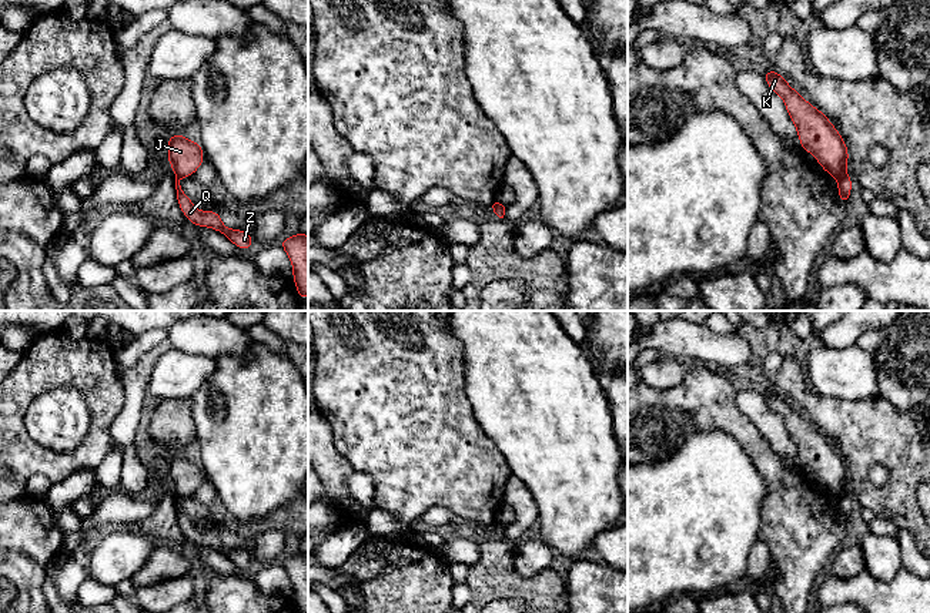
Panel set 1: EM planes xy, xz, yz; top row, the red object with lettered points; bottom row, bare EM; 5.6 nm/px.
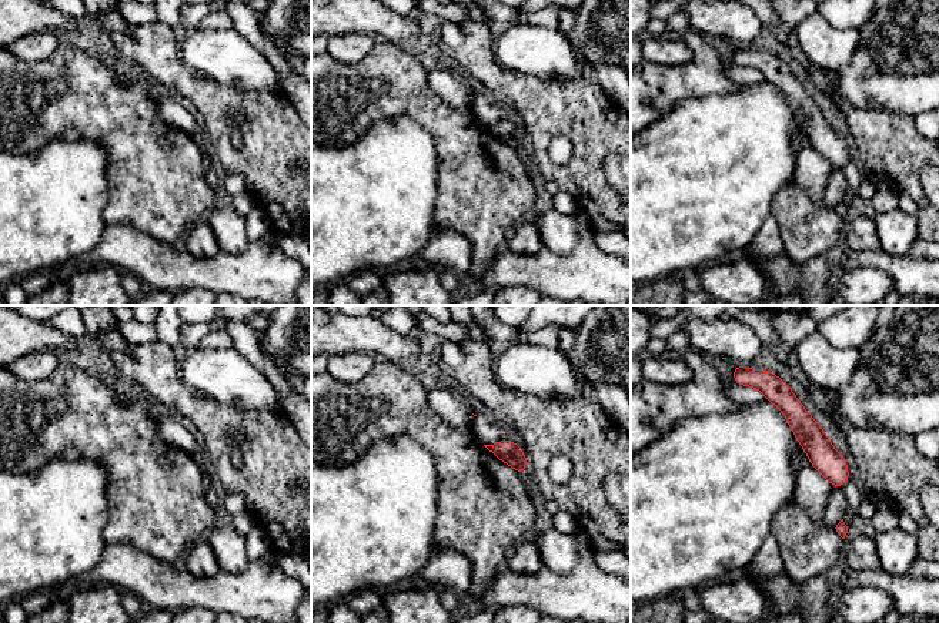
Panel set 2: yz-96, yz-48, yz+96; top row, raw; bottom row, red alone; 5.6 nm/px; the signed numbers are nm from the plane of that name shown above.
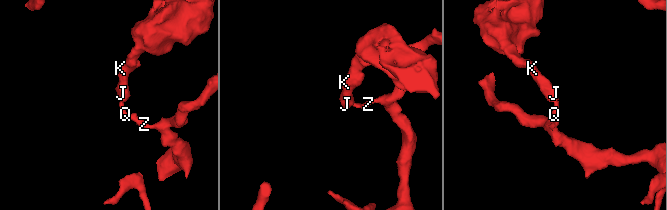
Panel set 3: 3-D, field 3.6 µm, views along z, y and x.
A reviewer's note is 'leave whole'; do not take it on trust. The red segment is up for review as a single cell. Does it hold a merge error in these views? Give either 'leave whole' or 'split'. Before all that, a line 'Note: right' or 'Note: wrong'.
Note: wrong
split

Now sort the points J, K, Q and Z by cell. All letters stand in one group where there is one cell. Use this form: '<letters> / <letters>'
J K / Q Z

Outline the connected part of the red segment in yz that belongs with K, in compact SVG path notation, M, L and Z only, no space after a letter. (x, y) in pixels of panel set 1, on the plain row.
M767 389L762 393L769 408L785 421L802 468L809 470L827 493L834 498L844 495L849 470L839 449L830 443L830 439L820 429L792 408L777 391Z

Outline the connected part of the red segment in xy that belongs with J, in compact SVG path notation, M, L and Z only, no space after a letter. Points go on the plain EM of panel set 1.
M180 452L168 456L167 476L177 498L193 495L204 482L204 472L200 462L190 460Z

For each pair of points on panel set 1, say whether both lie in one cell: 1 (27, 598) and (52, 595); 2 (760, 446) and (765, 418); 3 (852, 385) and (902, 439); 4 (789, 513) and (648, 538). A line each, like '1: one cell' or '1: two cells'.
1: two cells
2: two cells
3: two cells
4: two cells

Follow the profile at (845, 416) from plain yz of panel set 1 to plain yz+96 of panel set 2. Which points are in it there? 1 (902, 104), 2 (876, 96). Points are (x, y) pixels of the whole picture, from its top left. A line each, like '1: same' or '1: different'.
1: different
2: different

